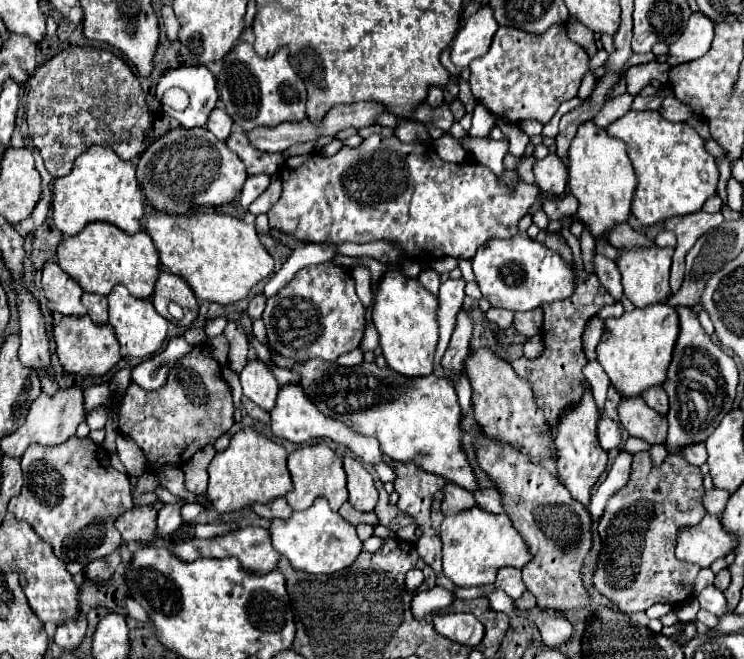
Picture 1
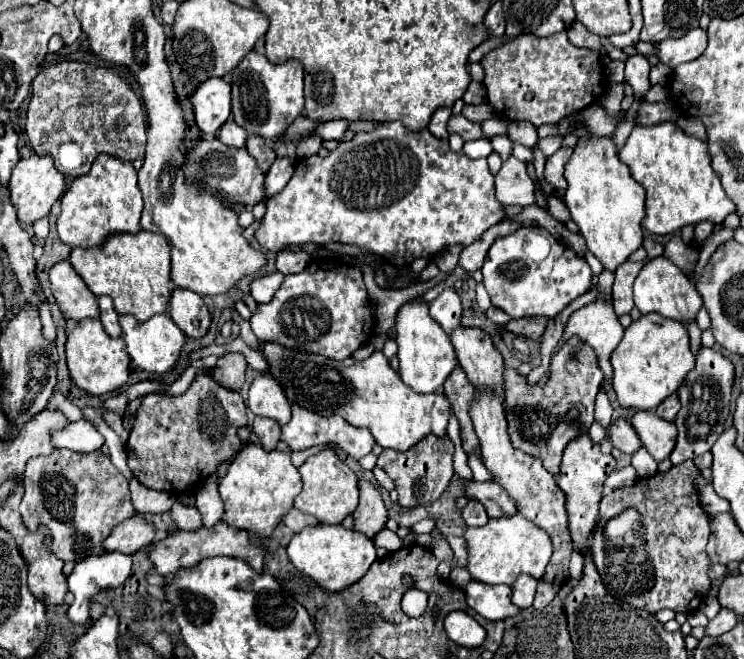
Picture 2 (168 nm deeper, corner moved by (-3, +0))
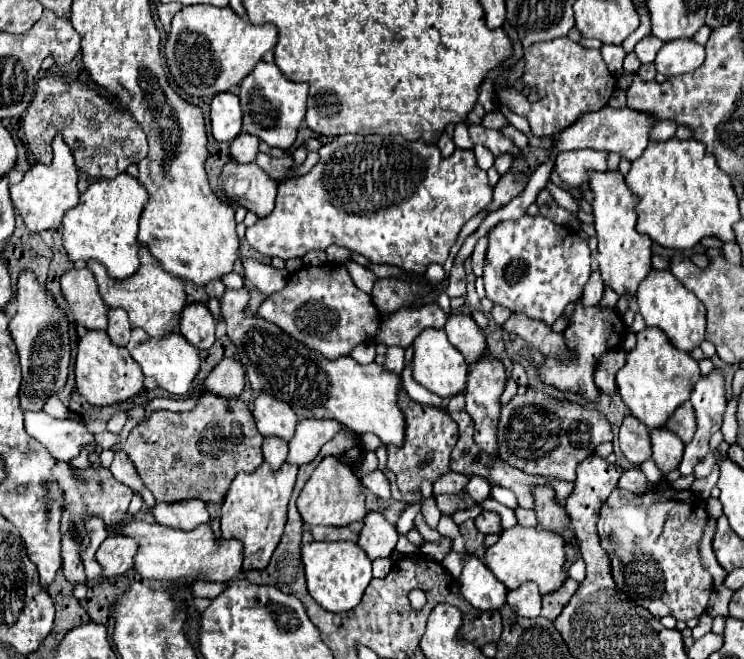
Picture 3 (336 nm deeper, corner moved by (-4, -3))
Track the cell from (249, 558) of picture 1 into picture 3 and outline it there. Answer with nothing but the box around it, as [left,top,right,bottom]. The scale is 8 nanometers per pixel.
[122,521,244,583]

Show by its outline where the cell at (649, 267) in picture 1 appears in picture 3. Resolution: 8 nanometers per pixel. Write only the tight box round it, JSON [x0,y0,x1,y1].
[636,269,706,351]

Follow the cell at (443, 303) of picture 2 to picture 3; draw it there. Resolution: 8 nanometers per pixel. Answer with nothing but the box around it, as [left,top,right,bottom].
[376,303,448,349]

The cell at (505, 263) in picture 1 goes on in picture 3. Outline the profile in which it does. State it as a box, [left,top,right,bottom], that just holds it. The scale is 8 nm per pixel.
[484,215,590,325]

